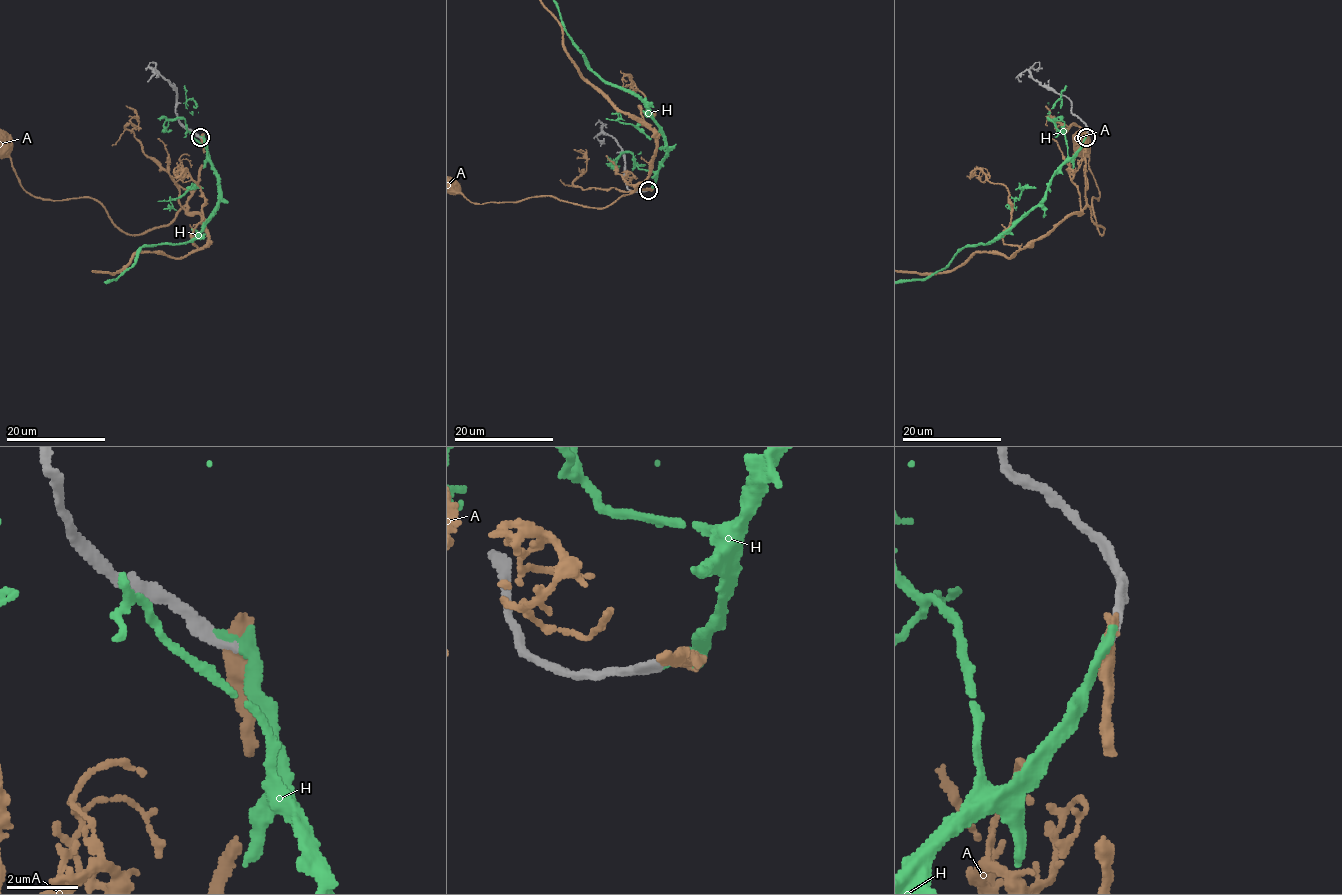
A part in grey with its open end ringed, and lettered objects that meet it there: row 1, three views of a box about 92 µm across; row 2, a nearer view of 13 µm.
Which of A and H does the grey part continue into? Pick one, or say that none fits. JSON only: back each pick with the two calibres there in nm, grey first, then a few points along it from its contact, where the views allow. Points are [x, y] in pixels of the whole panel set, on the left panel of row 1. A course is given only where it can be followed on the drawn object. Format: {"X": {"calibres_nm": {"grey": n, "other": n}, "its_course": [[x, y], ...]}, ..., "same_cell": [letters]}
{"H": {"calibres_nm": {"grey": 280, "other": 320}}, "same_cell": ["H"]}

